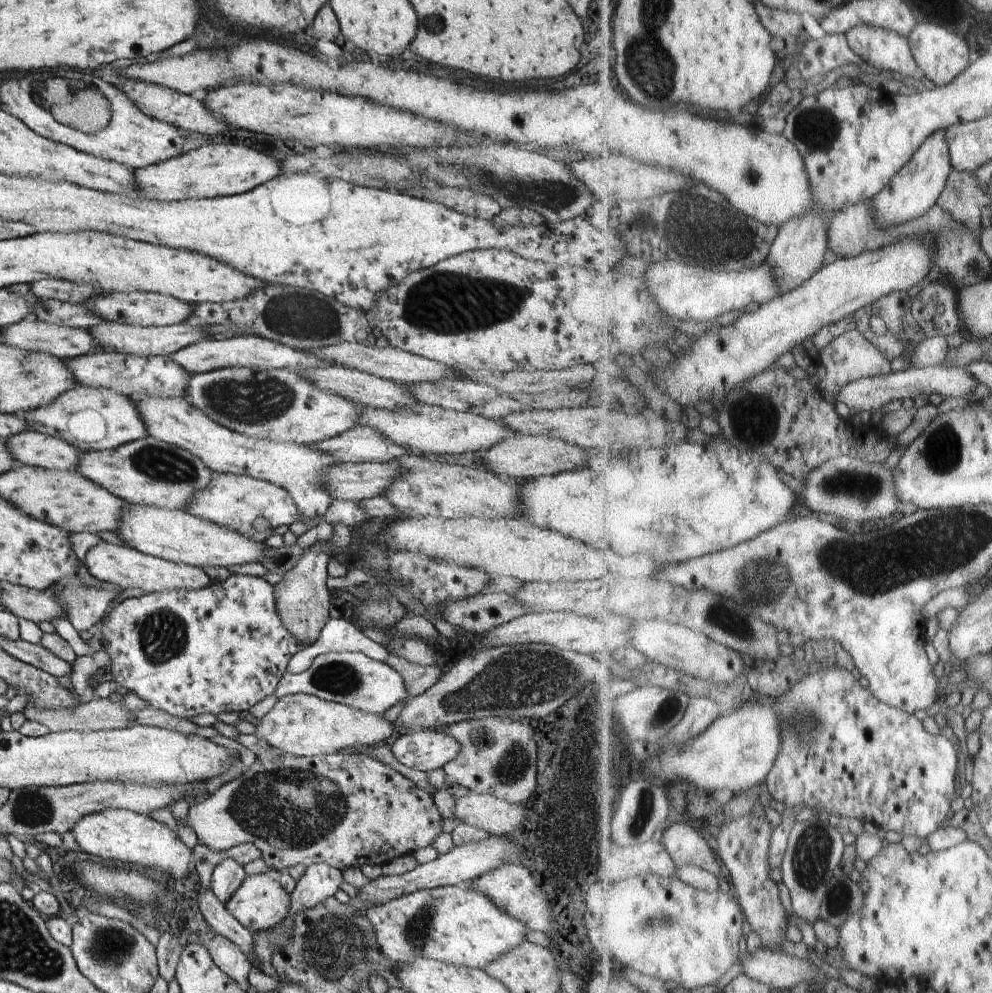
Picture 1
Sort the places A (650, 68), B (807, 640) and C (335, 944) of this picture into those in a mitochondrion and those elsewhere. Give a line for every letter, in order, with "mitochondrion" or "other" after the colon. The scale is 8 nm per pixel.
A: mitochondrion
B: other
C: mitochondrion

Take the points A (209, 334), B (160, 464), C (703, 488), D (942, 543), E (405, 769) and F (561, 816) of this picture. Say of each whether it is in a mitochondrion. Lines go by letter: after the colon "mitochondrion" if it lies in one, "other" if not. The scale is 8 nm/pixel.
A: other
B: mitochondrion
C: other
D: mitochondrion
E: other
F: other

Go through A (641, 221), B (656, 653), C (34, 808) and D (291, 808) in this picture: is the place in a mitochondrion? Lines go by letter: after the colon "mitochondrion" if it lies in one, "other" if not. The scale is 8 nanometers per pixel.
A: other
B: other
C: mitochondrion
D: mitochondrion

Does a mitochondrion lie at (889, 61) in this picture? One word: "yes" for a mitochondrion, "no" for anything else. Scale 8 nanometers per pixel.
no

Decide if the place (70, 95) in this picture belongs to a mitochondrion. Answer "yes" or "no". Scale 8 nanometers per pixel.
yes

